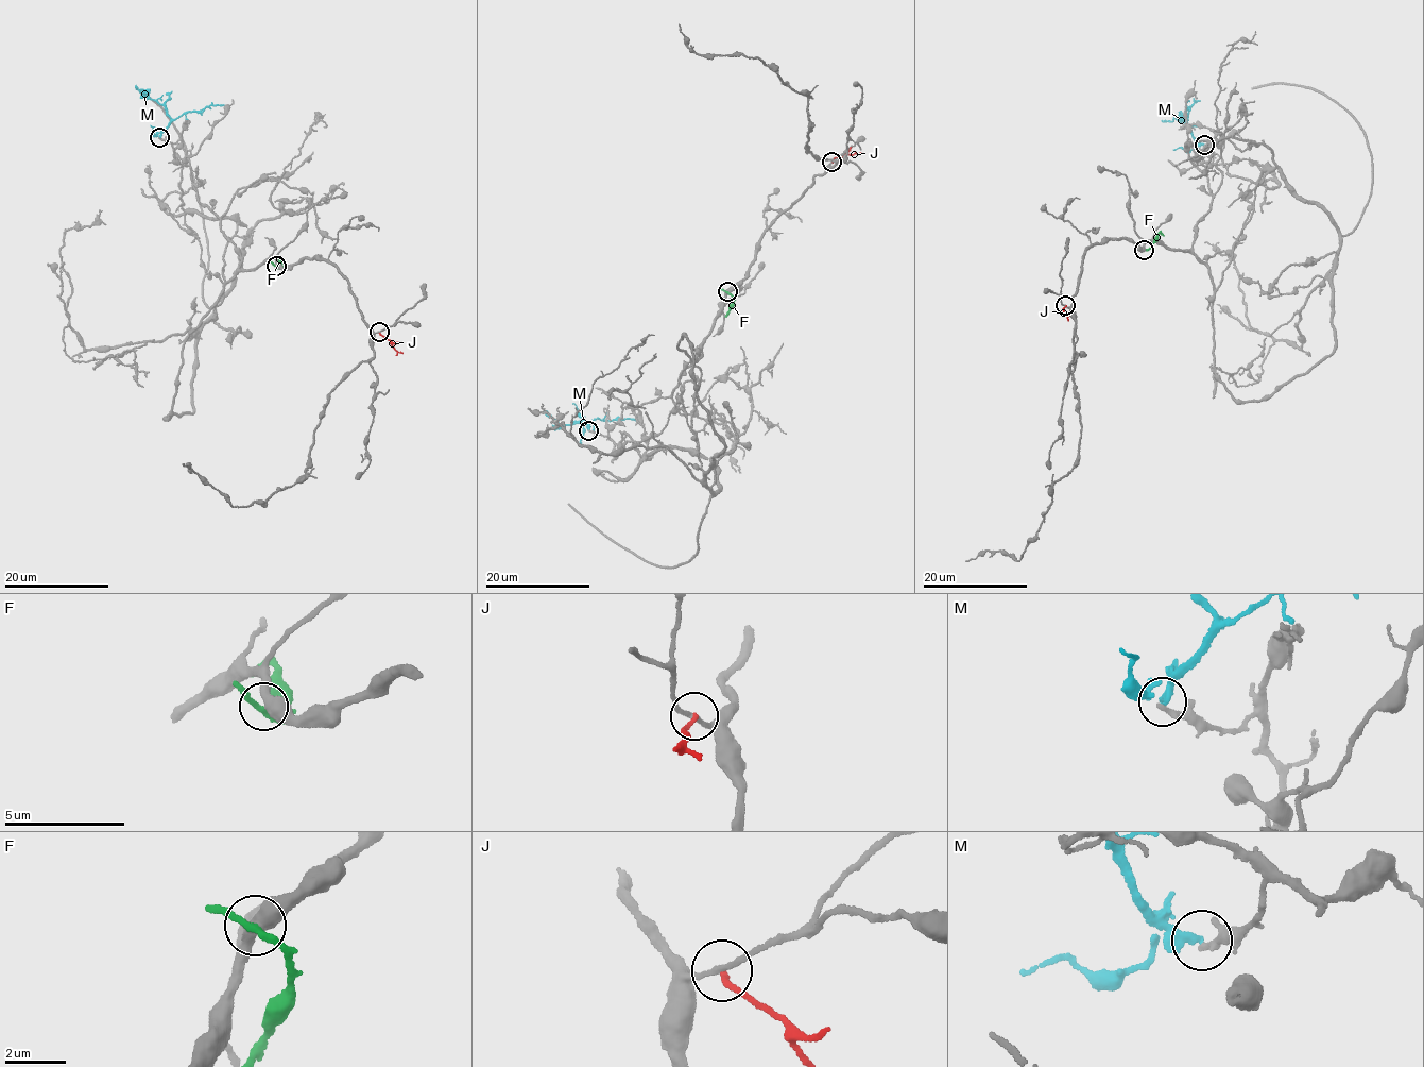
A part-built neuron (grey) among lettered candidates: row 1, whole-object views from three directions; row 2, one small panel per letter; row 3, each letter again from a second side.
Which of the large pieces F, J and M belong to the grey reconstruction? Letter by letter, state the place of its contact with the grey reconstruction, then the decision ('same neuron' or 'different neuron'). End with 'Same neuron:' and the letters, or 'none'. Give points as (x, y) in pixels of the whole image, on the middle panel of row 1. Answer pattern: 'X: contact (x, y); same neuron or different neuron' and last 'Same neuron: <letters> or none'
F: contact (727, 291); different neuron
J: contact (831, 162); different neuron
M: contact (588, 430); different neuron
Same neuron: none

